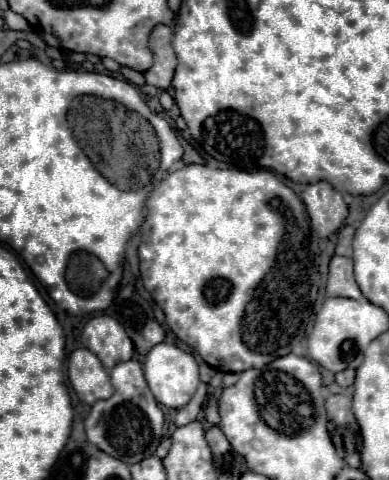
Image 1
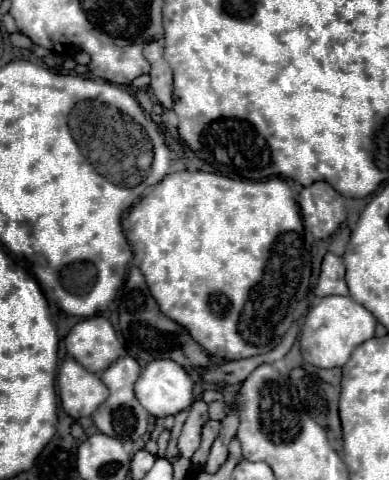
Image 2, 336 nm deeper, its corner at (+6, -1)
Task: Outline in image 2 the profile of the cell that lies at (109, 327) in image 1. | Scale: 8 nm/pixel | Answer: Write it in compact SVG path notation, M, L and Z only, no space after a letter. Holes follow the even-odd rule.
M103 316L77 322L67 334L65 346L69 356L93 372L101 372L117 358L125 356L125 348L121 346L115 328Z

